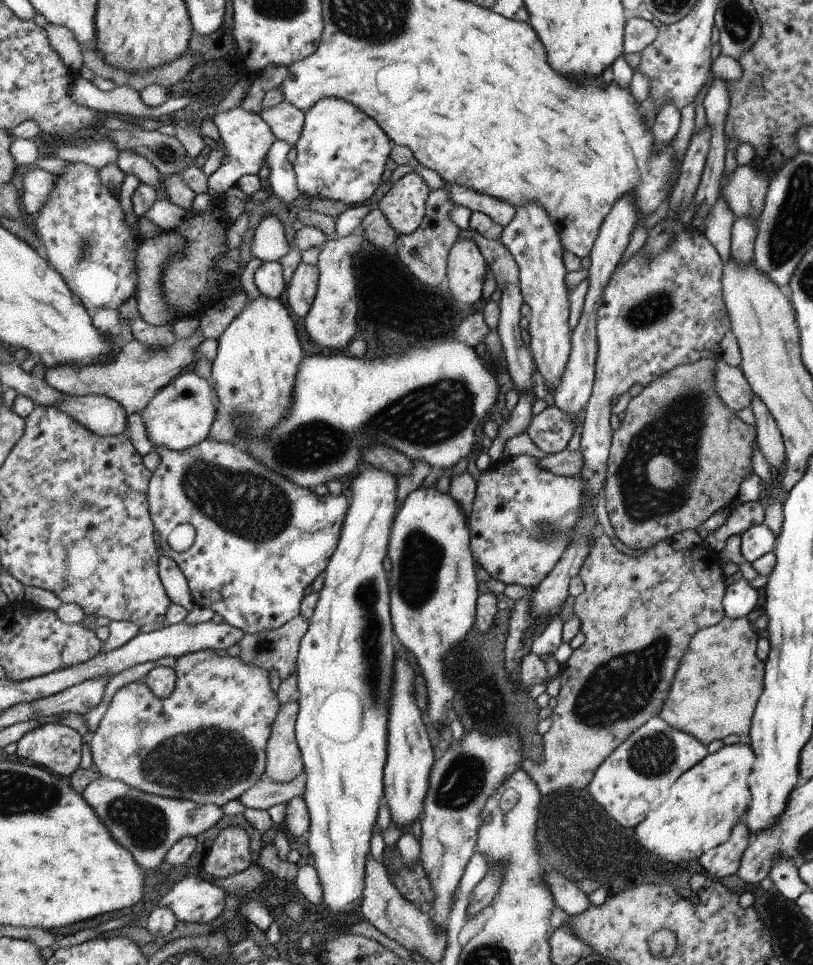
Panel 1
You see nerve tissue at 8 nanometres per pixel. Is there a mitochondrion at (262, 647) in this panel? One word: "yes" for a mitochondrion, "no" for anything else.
yes

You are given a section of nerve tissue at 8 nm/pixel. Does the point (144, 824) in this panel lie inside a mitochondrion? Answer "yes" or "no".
yes

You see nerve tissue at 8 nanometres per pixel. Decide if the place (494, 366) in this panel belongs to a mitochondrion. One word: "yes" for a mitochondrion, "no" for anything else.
no

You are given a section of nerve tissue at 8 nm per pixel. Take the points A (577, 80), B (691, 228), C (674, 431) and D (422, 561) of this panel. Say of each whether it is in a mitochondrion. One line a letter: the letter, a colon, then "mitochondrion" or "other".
A: other
B: other
C: mitochondrion
D: mitochondrion

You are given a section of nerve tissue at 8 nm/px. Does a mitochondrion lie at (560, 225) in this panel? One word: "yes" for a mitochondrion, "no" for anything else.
no

